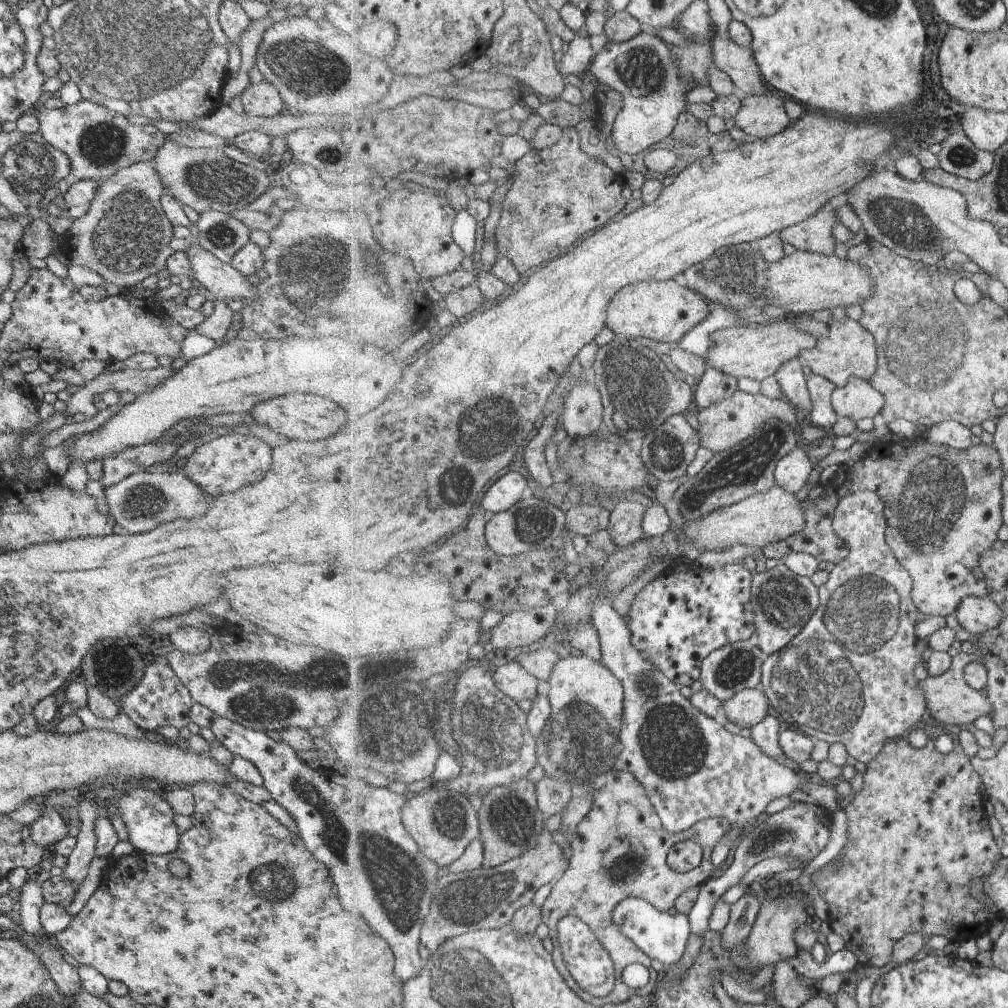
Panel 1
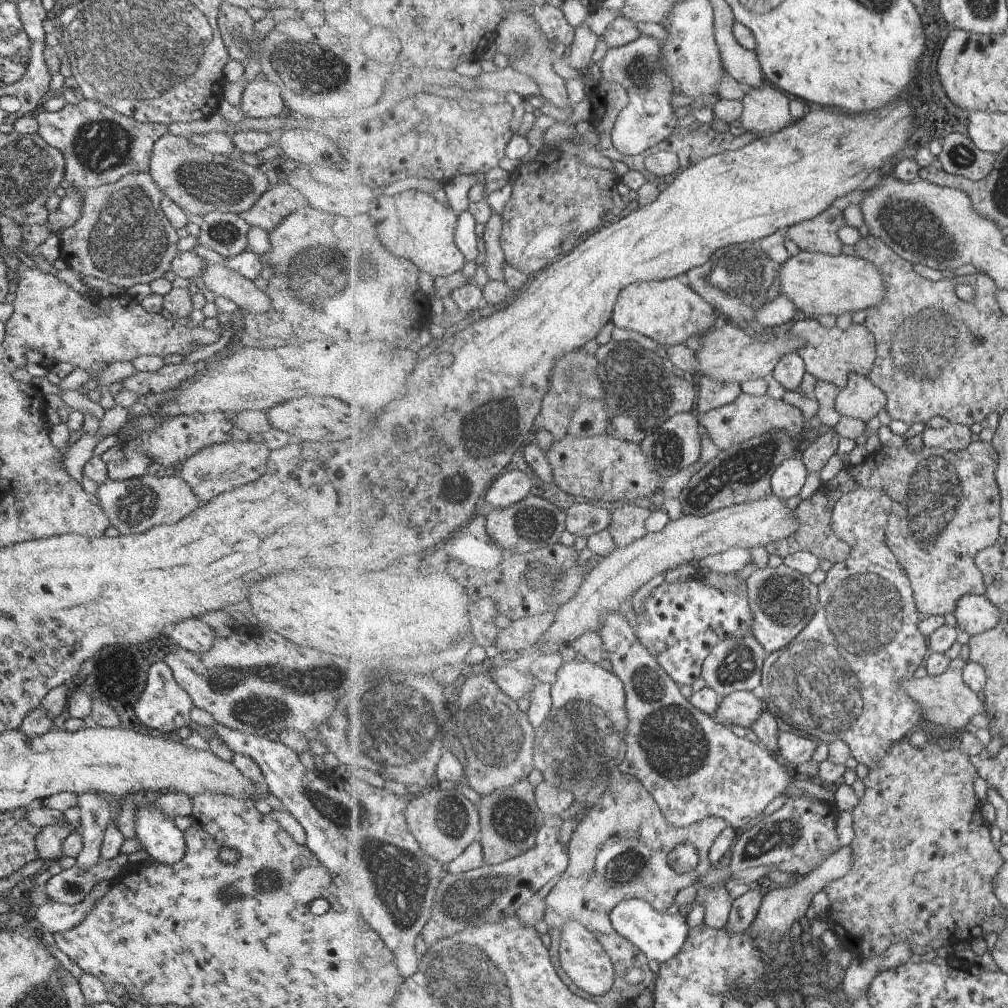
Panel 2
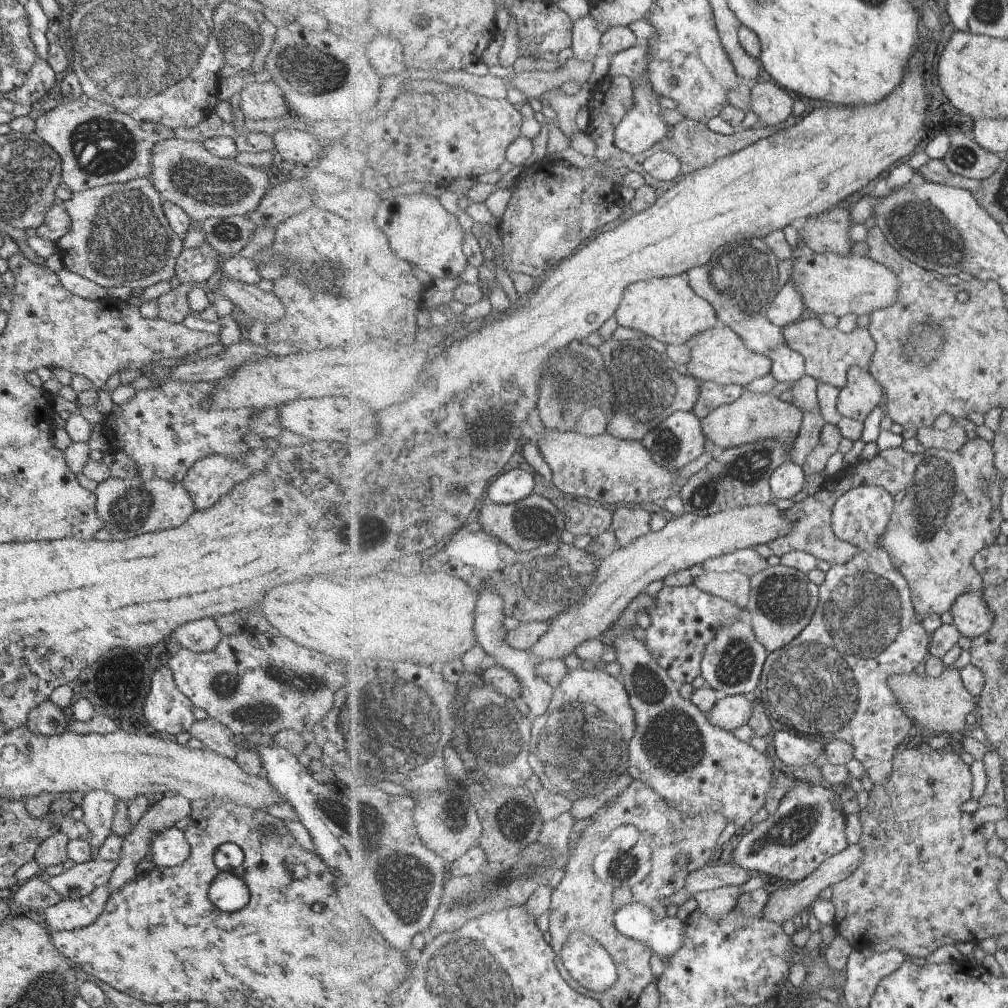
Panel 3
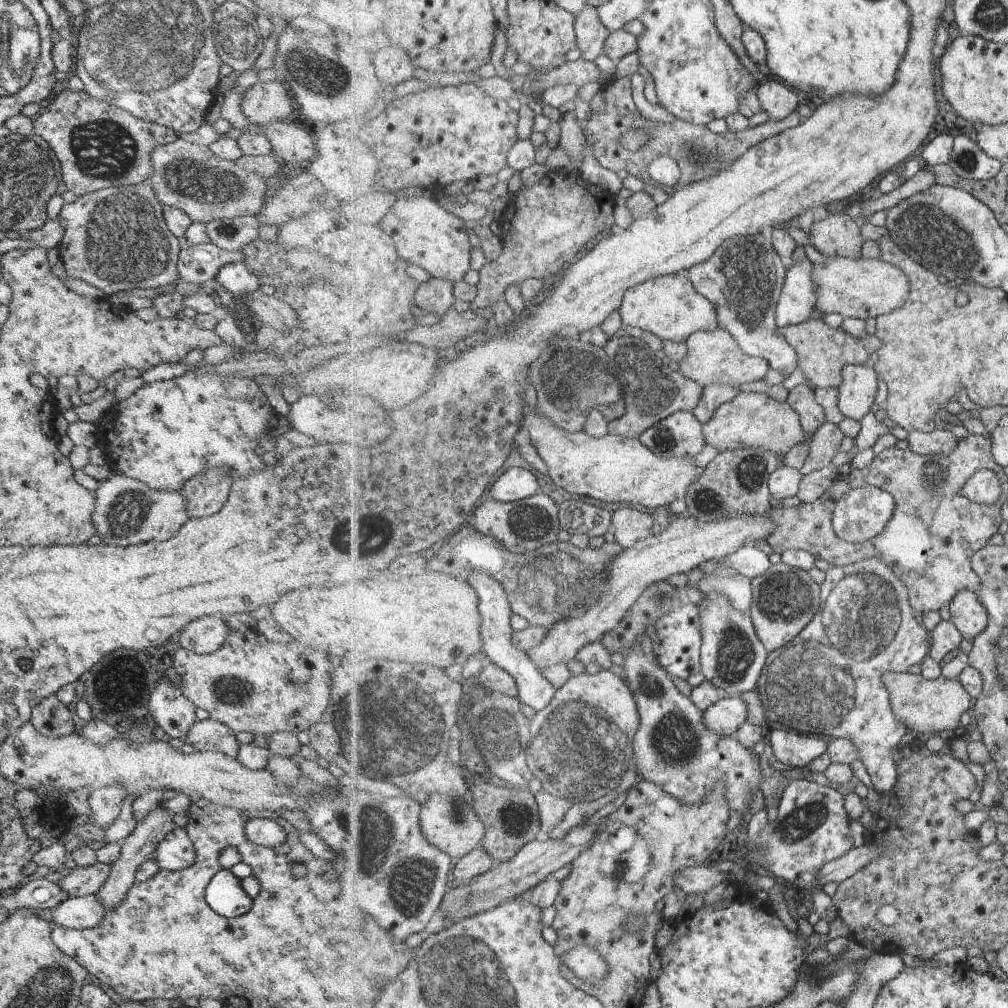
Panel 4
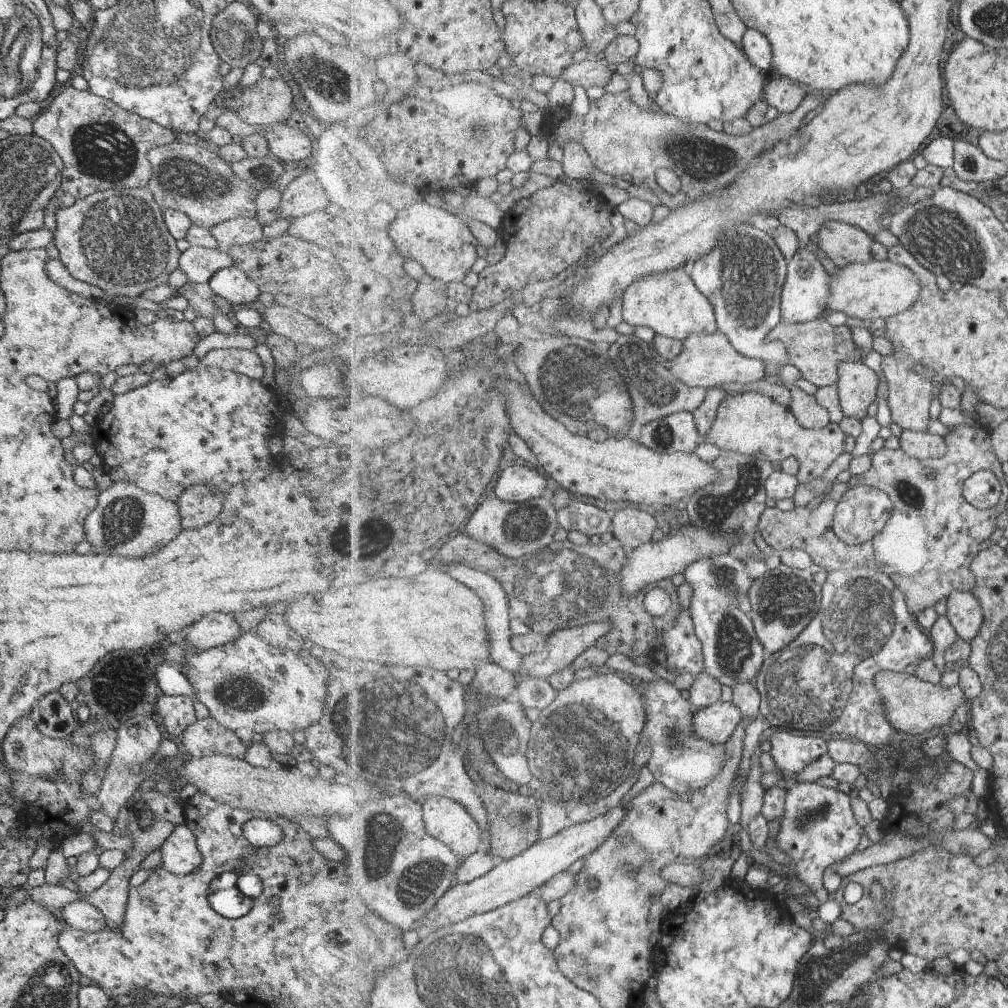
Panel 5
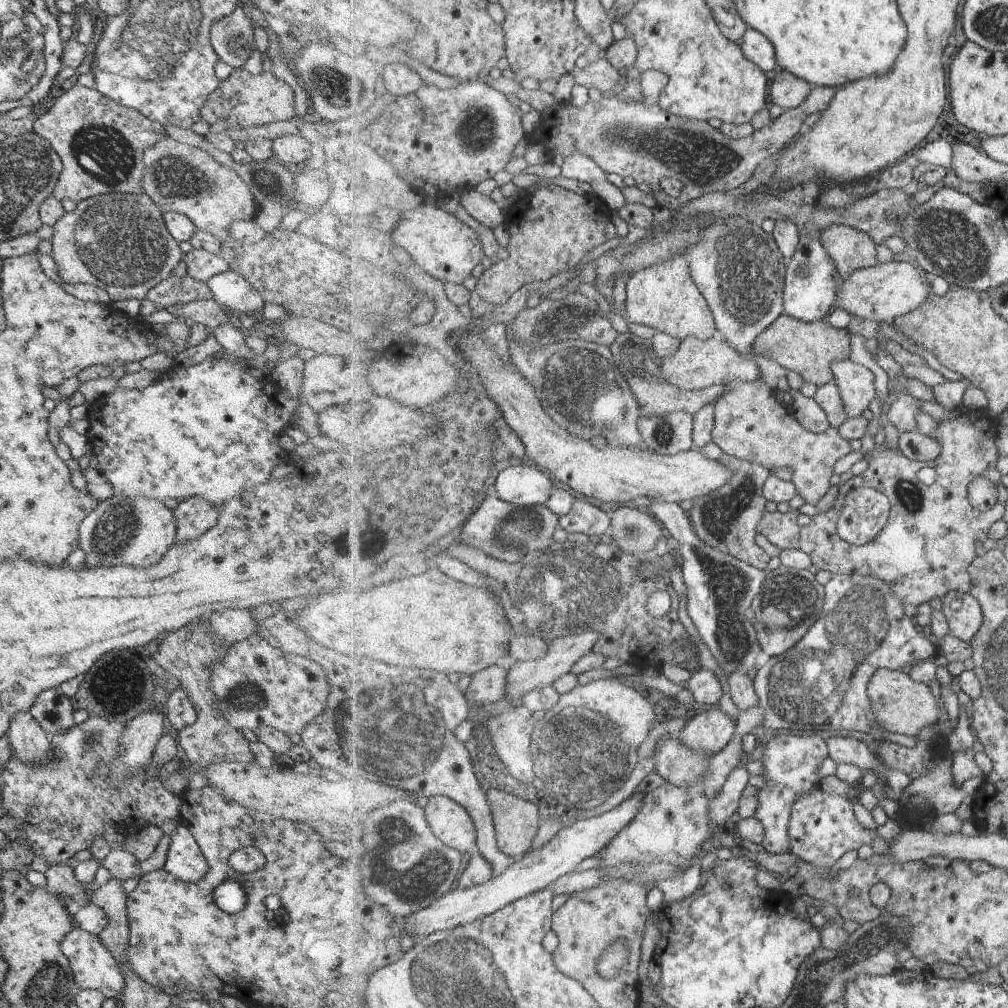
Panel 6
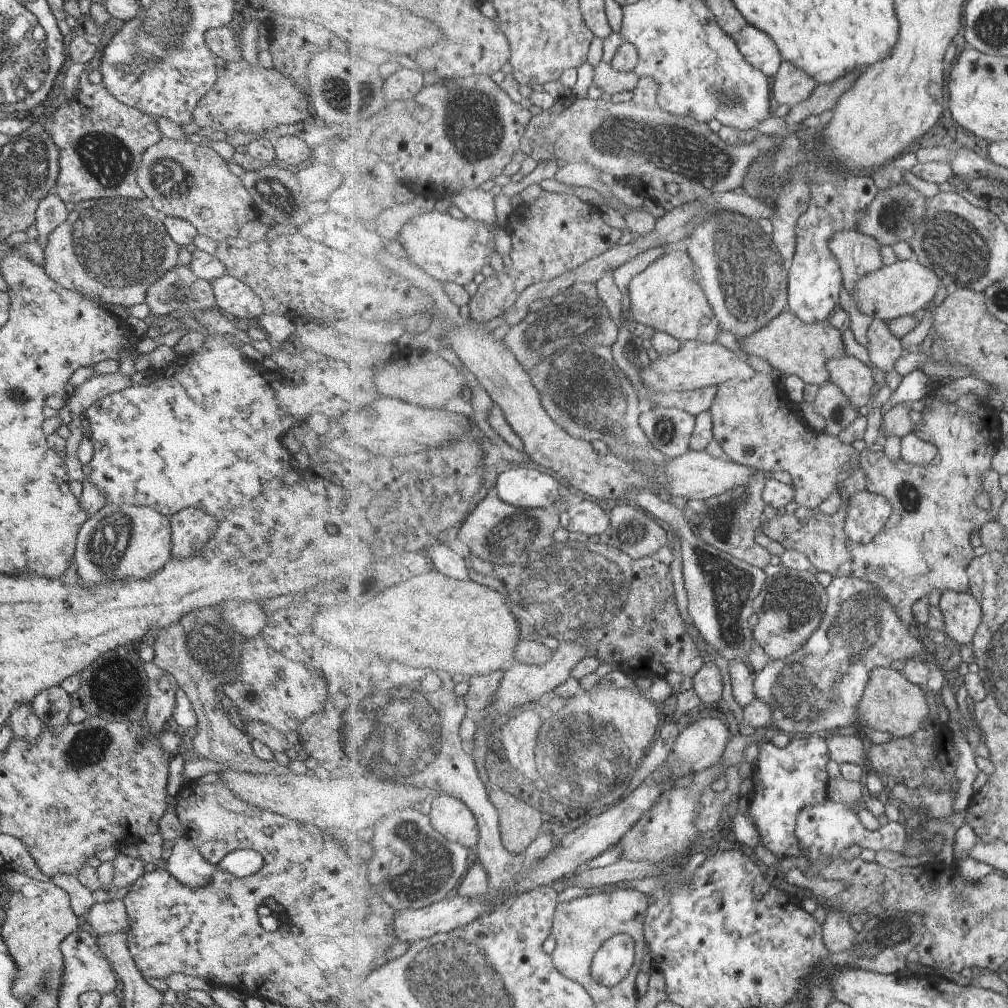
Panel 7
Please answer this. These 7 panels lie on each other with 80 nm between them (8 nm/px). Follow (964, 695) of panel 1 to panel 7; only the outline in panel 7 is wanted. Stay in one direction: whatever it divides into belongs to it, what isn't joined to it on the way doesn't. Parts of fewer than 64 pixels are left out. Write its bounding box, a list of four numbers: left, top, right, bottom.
[858,667,929,737]

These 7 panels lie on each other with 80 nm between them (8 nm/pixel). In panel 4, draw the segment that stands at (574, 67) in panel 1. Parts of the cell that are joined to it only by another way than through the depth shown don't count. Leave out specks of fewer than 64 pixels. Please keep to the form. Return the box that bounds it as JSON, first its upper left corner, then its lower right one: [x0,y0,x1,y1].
[576,5,612,61]

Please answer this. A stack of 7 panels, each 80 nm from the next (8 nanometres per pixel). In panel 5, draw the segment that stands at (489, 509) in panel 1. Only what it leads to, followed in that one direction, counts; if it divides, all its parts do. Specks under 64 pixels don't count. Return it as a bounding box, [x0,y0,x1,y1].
[495,466,549,503]

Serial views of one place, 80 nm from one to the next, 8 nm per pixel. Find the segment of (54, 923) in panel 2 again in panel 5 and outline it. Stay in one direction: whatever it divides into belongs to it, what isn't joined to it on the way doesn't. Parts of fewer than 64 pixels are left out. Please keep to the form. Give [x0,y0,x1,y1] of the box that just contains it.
[57,896,106,933]

